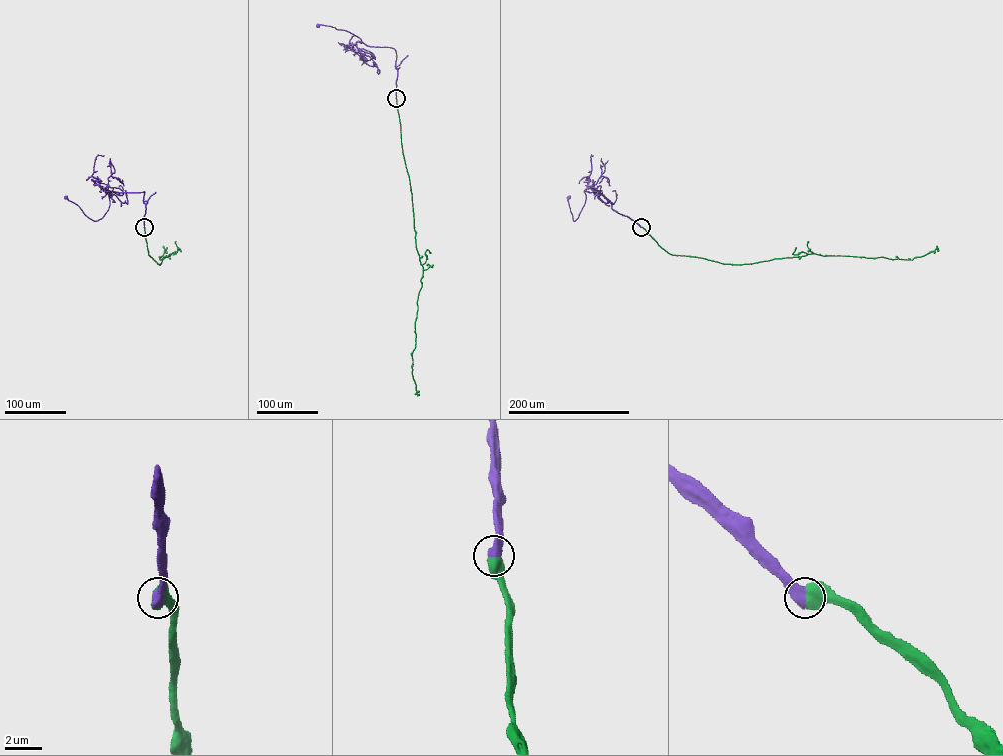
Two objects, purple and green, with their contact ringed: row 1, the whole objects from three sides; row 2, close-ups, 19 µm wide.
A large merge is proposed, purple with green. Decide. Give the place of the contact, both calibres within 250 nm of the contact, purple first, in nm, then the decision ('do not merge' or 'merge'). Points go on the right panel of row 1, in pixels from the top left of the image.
at (641, 227); 600 nm thick on the purple side, 750 nm on the other; merge

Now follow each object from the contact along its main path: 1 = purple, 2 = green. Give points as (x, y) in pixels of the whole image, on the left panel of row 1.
1: (144, 227), (144, 191), (106, 191), (109, 208), (96, 221), (66, 197)
2: (144, 227), (148, 255), (158, 264), (171, 253), (160, 259), (167, 247)

